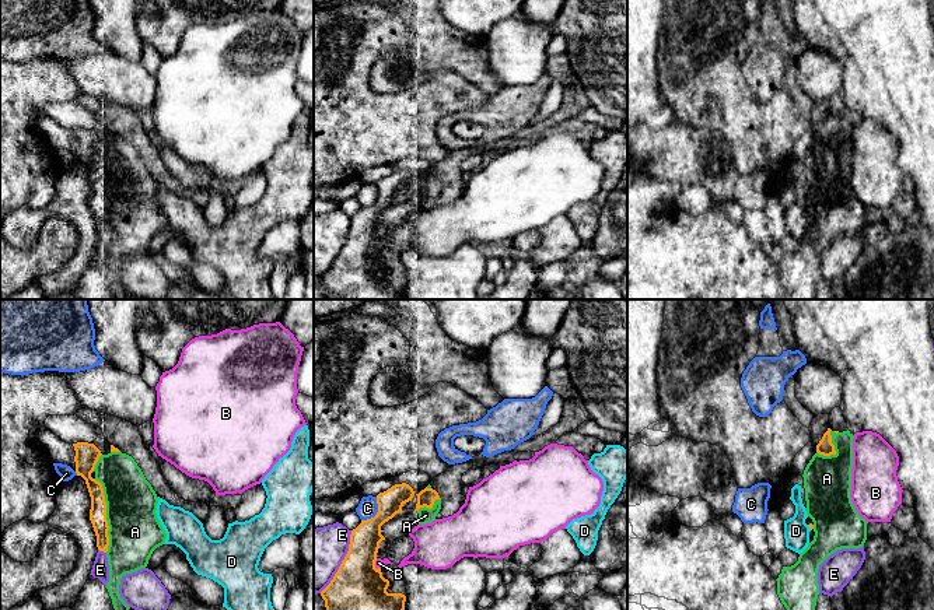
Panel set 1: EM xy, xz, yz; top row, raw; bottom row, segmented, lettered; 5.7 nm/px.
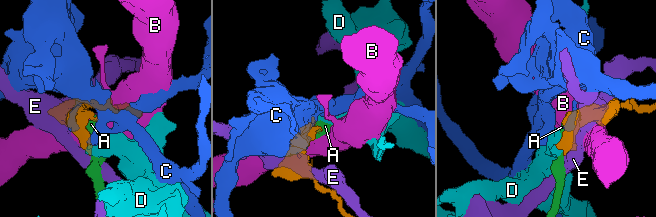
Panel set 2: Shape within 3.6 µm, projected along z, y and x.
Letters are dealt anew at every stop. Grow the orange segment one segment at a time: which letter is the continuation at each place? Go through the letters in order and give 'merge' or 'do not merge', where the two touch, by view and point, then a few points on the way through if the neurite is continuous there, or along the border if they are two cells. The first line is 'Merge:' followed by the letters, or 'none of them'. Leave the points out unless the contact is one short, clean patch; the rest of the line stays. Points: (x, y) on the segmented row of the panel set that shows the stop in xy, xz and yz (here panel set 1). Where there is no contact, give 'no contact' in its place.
Merge: A
A: merge | xy (105, 515)
B: do not merge | xz (374, 564)
C: do not merge | xz (377, 512) | along xz (377, 497), (377, 512), (361, 521)
D: do not merge | yz (810, 528)
E: do not merge | xz (342, 561)

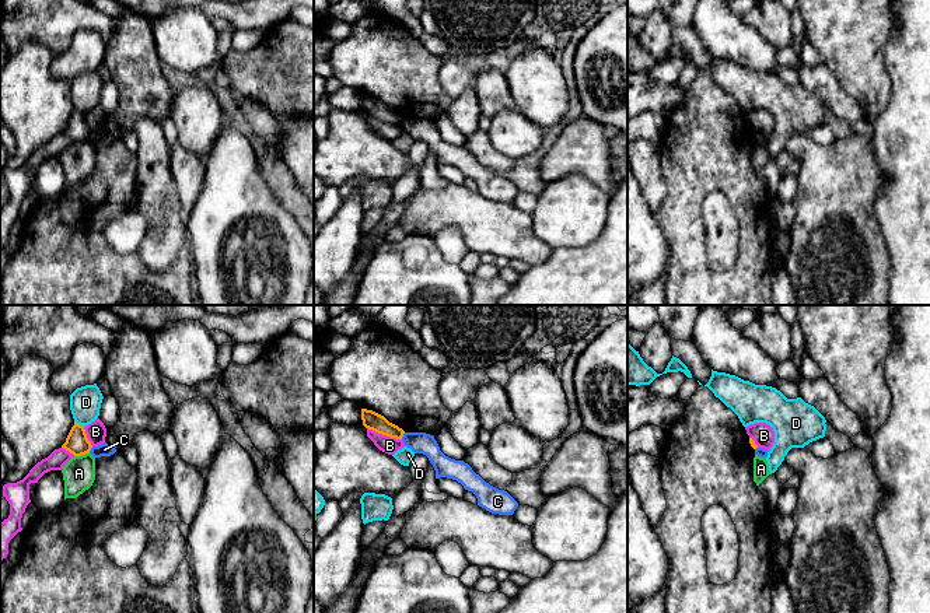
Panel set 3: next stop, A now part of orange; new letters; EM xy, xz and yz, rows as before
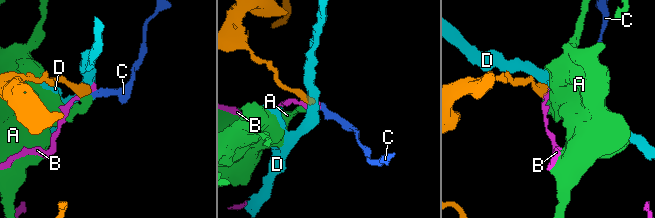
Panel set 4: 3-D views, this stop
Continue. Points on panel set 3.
Merge: none of them
A: do not merge | xy (81, 454) | along xy (88, 452), (74, 456)
B: do not merge | xz (384, 434) | along xz (367, 427), (401, 440)
C: do not merge | xy (90, 449) | along xy (93, 447), (88, 452)
D: do not merge | xy (79, 424) | along xy (74, 421), (83, 427)

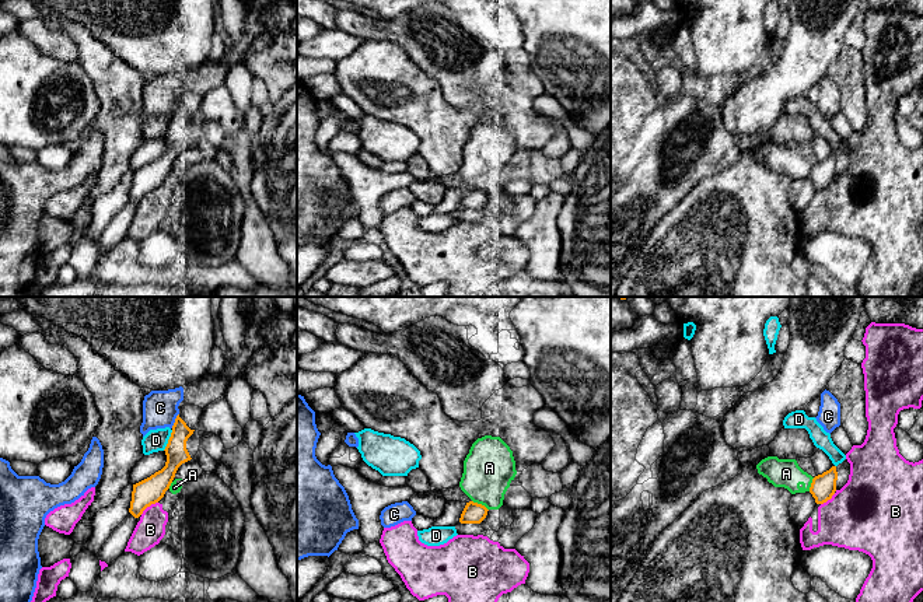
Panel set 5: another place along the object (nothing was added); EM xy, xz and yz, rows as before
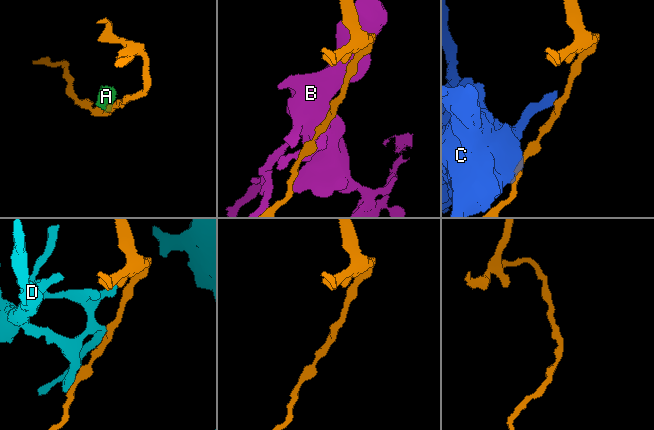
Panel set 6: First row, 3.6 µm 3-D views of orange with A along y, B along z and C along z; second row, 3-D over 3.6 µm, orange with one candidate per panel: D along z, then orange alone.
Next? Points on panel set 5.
Merge: none of them
A: do not merge | xz (481, 504) | along xz (472, 500), (488, 510)
B: do not merge | xy (149, 506) | along xy (157, 501), (151, 503), (140, 514)
C: do not merge | xy (175, 420)
D: do not merge | xy (168, 440)

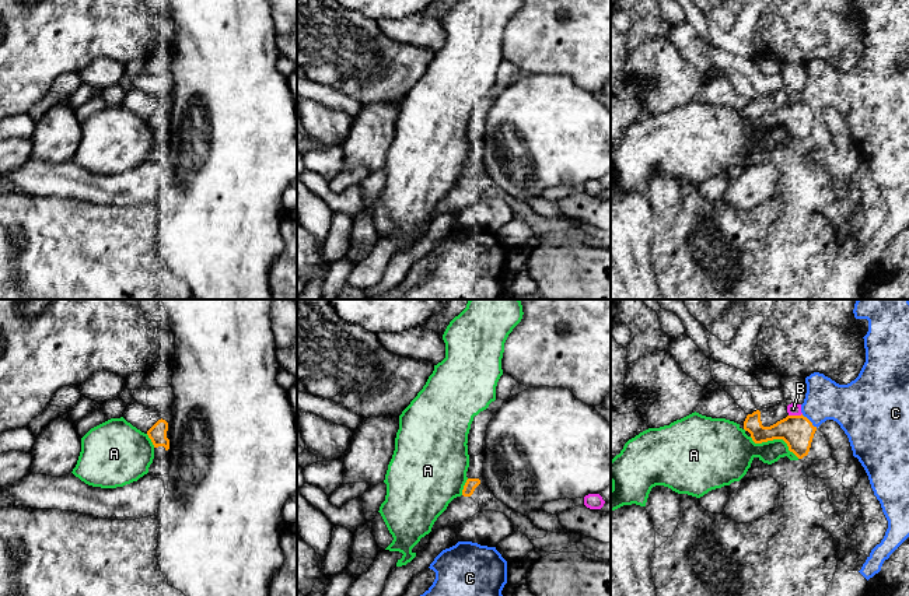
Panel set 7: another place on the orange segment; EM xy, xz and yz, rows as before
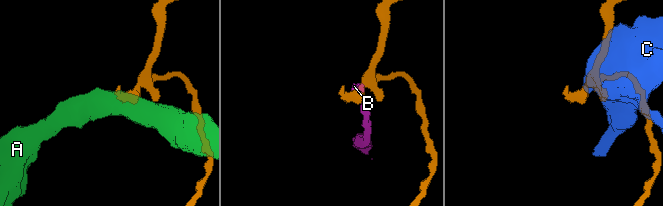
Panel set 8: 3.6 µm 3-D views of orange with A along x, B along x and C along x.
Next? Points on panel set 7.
Merge: none of them
A: do not merge | yz (776, 438)
B: do not merge | yz (794, 416)
C: do not merge | yz (810, 421)

